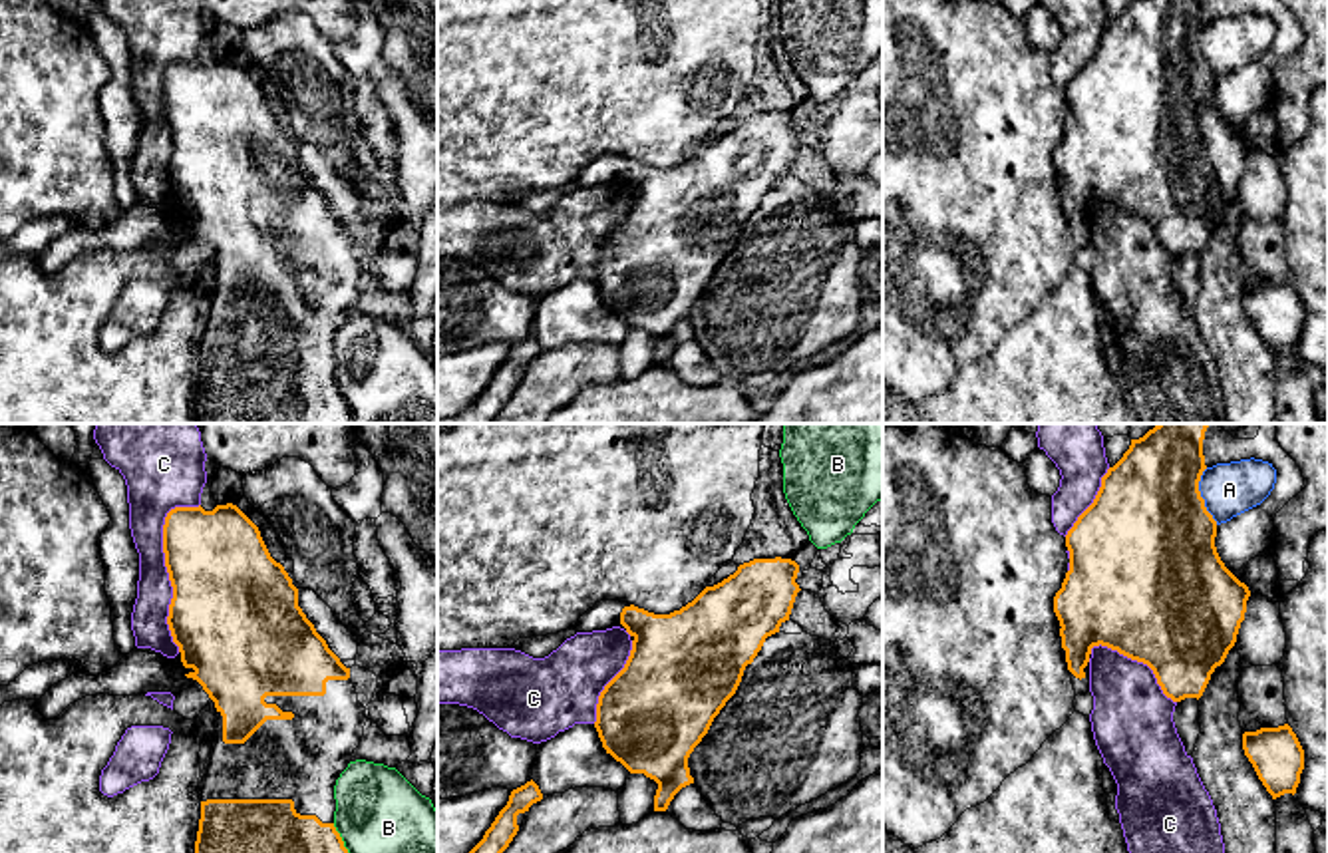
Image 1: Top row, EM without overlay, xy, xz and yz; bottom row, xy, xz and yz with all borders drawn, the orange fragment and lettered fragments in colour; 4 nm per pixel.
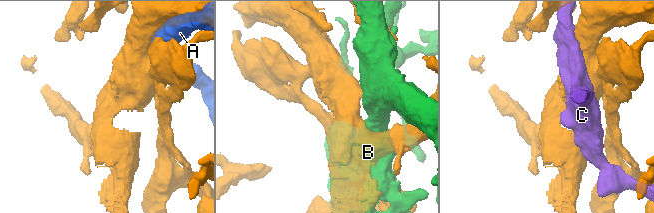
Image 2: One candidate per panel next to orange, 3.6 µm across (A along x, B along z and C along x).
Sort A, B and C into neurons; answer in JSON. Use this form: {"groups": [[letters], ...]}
{"groups": [["A"], ["B"], ["C"]]}

